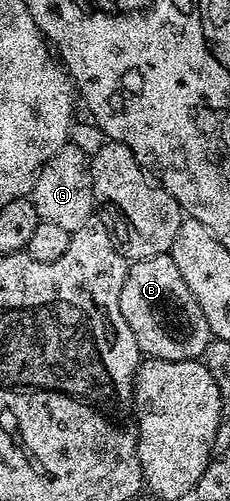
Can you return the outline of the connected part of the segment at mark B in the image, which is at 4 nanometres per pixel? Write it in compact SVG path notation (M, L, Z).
M172 253L129 262L123 292L119 292L119 308L142 355L159 360L197 360L209 347L207 316L203 316L203 308L191 296L191 288L187 288L187 280L183 280Z

